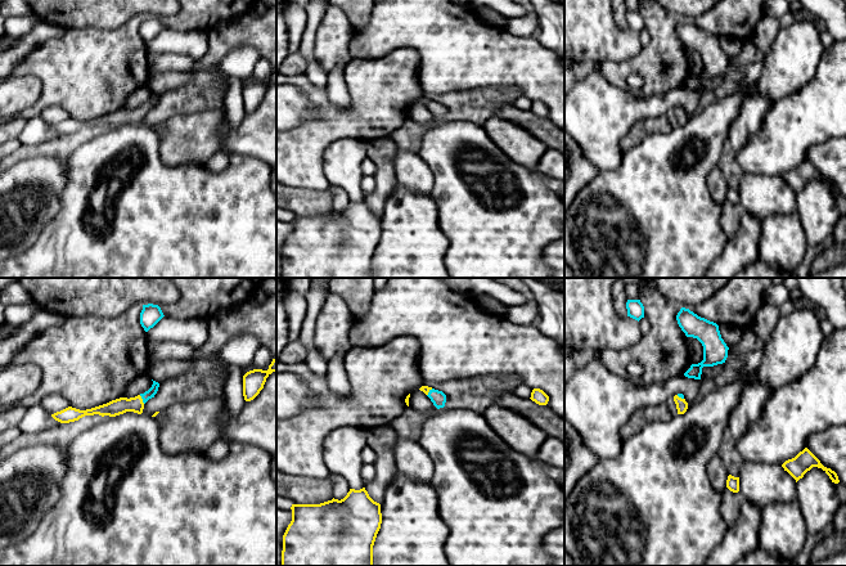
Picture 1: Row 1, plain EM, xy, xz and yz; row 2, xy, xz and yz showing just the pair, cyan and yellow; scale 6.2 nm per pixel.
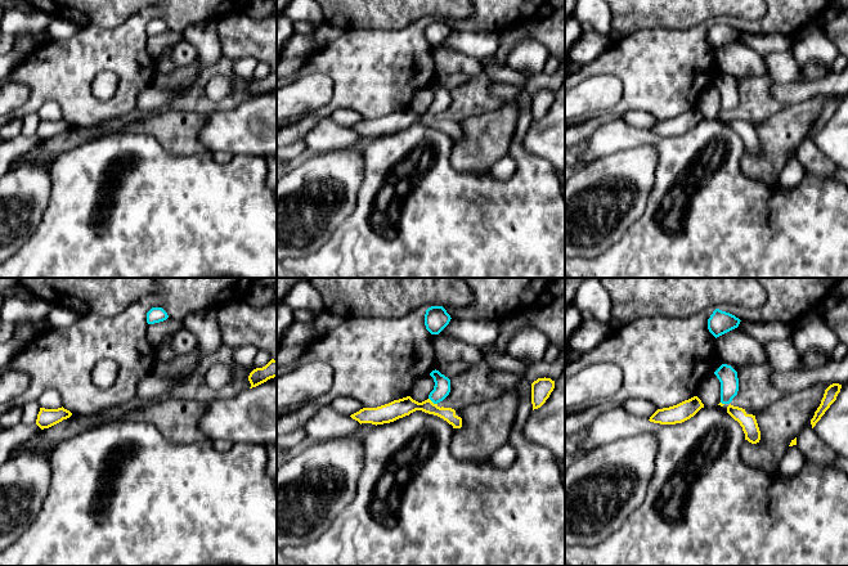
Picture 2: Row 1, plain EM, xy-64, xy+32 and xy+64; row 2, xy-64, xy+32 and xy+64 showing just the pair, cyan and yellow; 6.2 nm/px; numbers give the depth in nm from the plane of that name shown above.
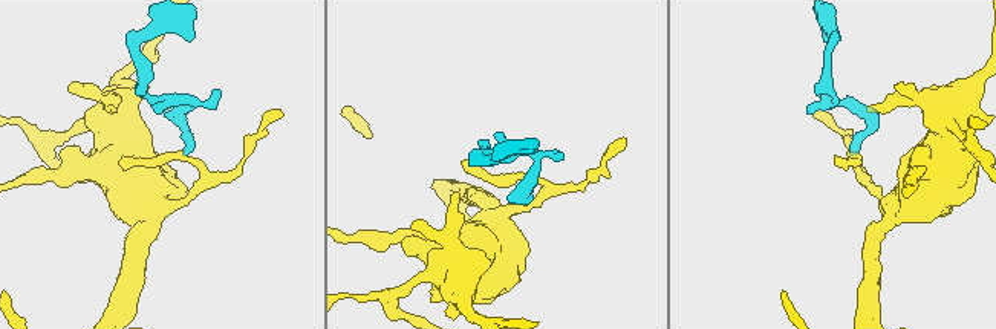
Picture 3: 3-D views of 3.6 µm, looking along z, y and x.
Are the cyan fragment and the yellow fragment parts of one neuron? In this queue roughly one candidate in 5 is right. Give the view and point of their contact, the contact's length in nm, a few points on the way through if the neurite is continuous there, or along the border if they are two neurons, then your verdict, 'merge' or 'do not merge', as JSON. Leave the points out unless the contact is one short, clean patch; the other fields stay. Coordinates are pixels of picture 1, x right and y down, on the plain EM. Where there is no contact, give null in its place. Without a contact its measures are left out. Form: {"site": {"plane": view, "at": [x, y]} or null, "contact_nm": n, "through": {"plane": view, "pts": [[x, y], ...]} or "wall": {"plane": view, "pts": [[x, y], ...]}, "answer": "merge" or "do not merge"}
{"site": {"plane": "xy", "at": [142, 109]}, "contact_nm": 70, "through": {"plane": "xy", "pts": [[152, 103], [142, 109], [135, 116], [121, 117]]}, "answer": "merge"}

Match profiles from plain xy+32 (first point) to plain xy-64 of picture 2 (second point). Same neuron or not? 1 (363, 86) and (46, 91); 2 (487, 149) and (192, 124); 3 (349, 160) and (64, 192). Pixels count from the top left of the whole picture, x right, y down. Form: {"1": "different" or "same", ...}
{"1": "same", "2": "same", "3": "different"}

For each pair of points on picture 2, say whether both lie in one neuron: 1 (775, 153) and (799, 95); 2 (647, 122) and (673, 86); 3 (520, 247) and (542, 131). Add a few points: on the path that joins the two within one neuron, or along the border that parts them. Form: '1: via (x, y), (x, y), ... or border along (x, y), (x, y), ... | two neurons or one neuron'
1: border along (826, 95), (813, 95), (785, 106) | two neurons
2: border along (623, 112), (646, 111), (658, 120) | two neurons
3: border along (521, 147), (546, 158), (551, 164) | two neurons

